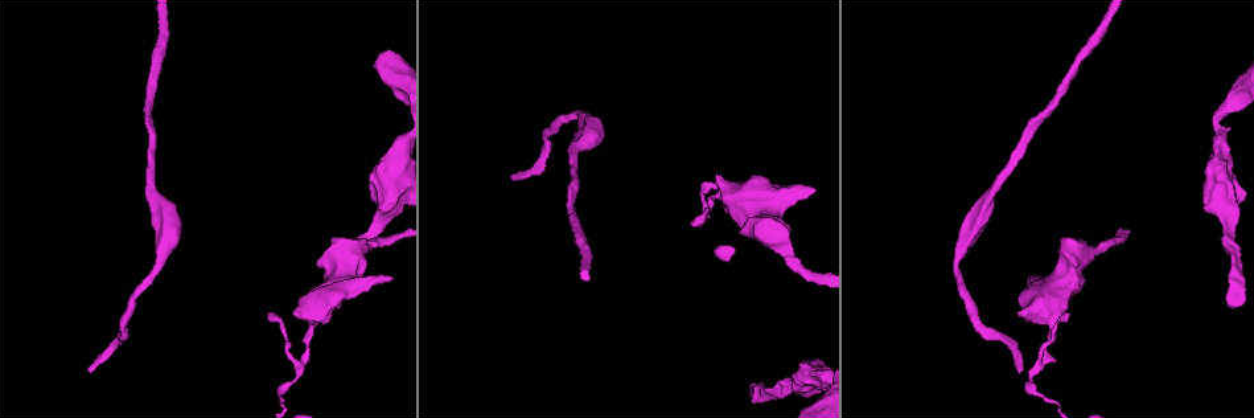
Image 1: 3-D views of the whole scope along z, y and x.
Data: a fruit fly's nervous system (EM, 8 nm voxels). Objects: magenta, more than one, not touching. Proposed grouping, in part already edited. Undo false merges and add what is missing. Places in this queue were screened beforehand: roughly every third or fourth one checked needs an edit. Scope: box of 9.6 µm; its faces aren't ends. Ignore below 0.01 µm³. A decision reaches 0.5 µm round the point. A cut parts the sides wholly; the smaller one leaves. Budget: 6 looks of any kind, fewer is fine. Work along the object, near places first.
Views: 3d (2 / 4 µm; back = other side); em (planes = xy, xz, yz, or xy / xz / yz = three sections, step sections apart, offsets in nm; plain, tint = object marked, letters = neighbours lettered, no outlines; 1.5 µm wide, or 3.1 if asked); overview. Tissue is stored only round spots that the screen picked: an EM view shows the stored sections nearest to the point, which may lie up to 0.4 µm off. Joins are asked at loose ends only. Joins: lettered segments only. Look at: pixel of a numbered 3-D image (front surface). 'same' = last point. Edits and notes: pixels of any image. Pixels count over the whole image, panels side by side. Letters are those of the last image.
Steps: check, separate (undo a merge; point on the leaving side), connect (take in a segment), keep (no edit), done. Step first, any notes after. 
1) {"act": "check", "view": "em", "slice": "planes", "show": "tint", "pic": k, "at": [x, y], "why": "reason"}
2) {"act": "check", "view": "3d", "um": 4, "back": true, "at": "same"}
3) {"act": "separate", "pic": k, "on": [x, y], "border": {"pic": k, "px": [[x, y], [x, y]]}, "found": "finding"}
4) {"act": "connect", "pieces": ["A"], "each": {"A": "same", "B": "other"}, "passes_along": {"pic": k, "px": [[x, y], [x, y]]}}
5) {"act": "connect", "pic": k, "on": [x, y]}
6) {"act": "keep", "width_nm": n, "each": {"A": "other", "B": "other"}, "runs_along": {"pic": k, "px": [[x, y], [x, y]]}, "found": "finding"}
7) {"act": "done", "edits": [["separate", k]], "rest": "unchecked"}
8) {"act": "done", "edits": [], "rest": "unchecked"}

{"act": "check", "view": "em", "slice": "xy", "step": 8, "show": "letters", "pic": 1, "at": [1226, 302], "why": "branch stops here"}

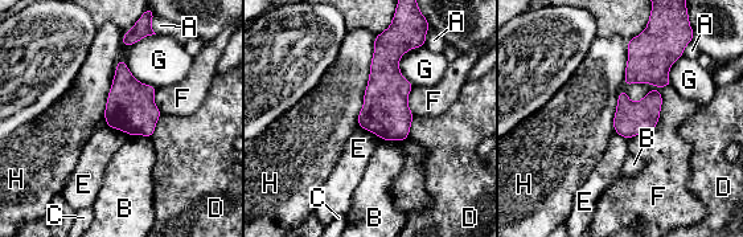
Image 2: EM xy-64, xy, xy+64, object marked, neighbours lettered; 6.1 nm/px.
{"act": "check", "view": "em", "slice": "planes", "show": "letters", "at": "same"}

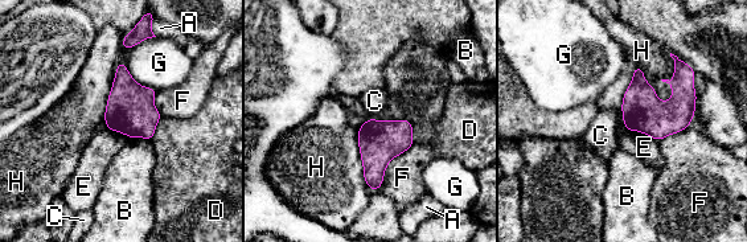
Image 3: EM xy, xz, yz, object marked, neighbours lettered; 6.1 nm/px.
{"act": "keep", "each": {"A": "other", "B": "other", "C": "other", "D": "other", "E": "other", "F": "other", "G": "other", "H": "other"}, "border": {"pic": 3, "px": [[414, 144], [389, 161], [372, 191]]}, "found": "no lettered segment goes on from it"}

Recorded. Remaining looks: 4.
{"act": "check", "view": "em", "slice": "xz", "step": 4, "show": "tint", "pic": 1, "at": [295, 364], "why": "a narrow waist"}

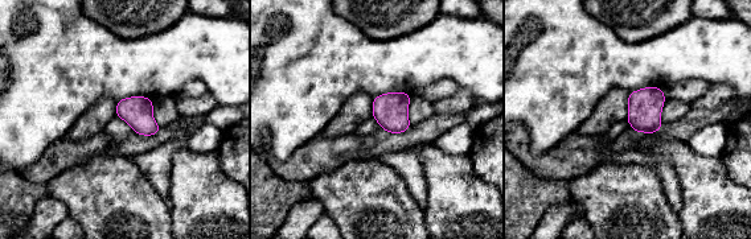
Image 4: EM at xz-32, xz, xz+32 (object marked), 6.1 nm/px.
{"act": "check", "view": "em", "slice": "xy", "step": 8, "show": "letters", "at": "same", "why": "cut it another way"}

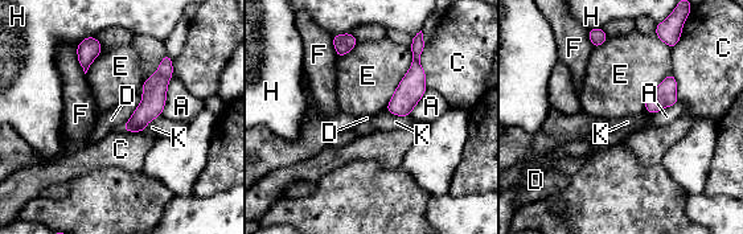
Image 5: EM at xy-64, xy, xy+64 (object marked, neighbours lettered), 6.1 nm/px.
{"act": "keep", "each": {"A": "other", "C": "other", "D": "other", "E": "other", "F": "other", "H": "other", "K": "other"}, "border": {"pic": 5, "px": [[76, 46], [78, 64], [85, 74]]}, "found": "all the same neuron"}

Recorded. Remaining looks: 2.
{"act": "check", "view": "em", "slice": "xy", "step": 4, "show": "letters", "pic": 1, "at": [512, 175], "why": "long arm stops here"}

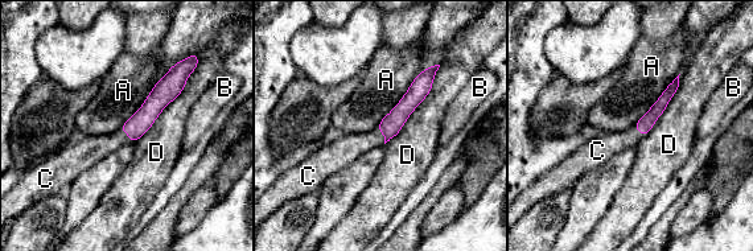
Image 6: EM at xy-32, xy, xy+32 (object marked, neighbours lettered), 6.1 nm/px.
{"act": "connect", "pic": 6, "on": [90, 149], "each": {"A": "other", "B": "other", "C": "same", "D": "other"}, "passes_along": {"pic": 6, "px": [[142, 120], [127, 132], [90, 149]]}, "found": "the neuron continues"}

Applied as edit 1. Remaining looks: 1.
{"act": "done", "edits": [["connect", 6]], "rest": "unchecked"}

